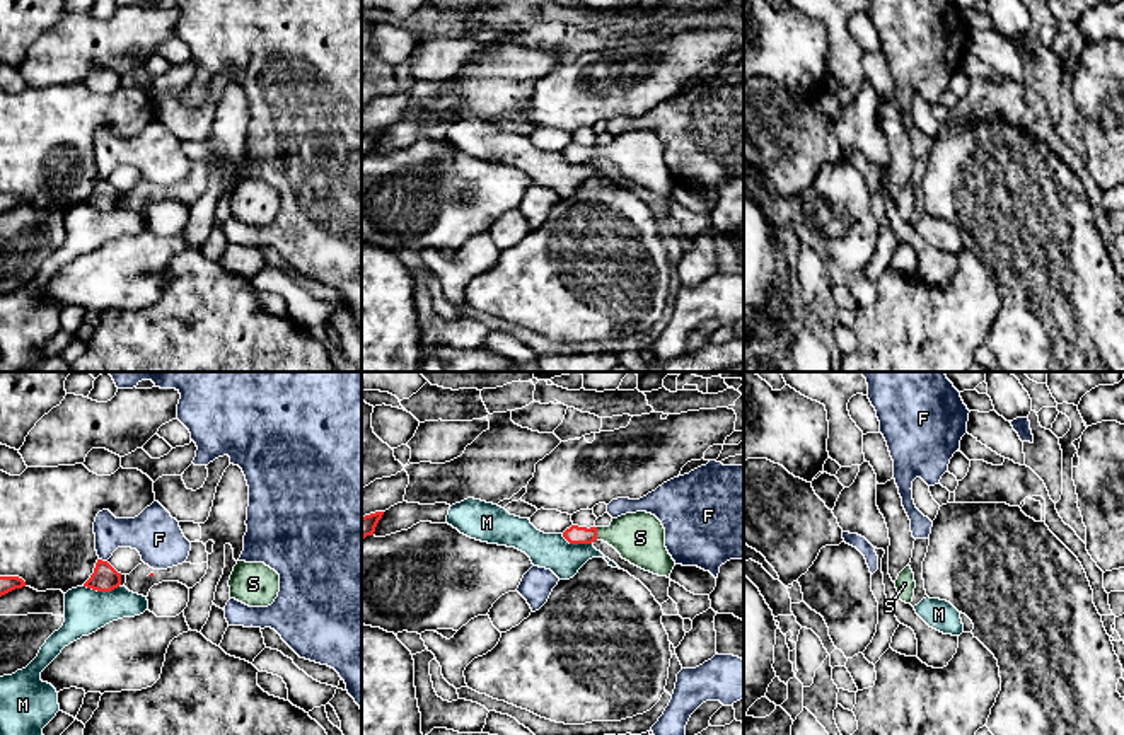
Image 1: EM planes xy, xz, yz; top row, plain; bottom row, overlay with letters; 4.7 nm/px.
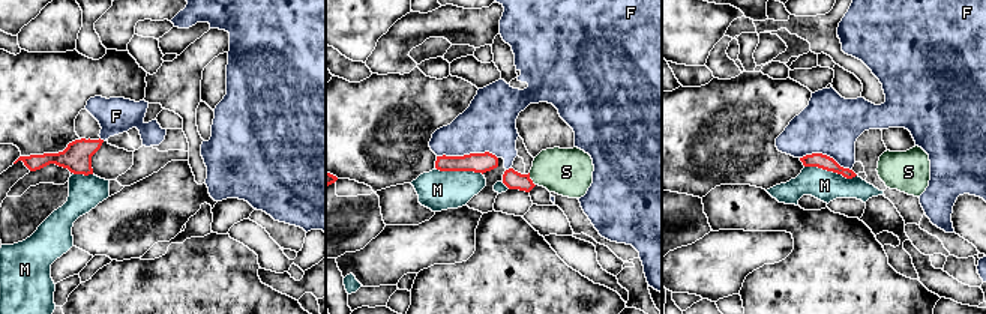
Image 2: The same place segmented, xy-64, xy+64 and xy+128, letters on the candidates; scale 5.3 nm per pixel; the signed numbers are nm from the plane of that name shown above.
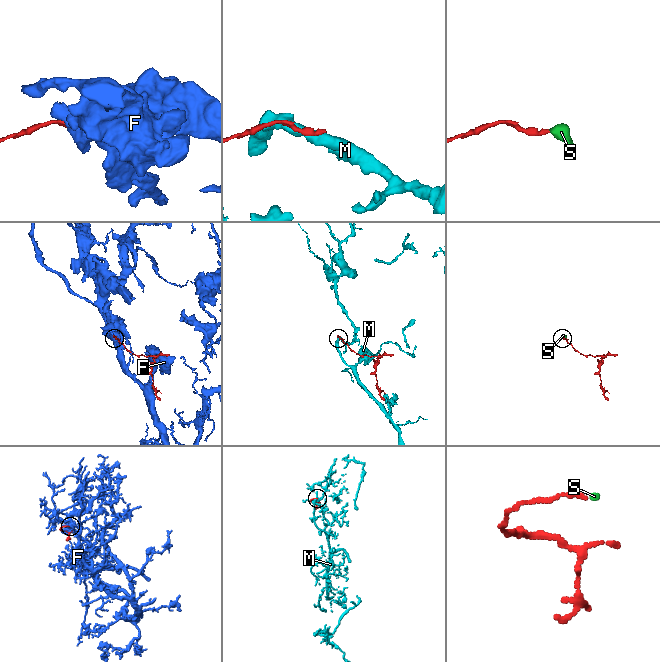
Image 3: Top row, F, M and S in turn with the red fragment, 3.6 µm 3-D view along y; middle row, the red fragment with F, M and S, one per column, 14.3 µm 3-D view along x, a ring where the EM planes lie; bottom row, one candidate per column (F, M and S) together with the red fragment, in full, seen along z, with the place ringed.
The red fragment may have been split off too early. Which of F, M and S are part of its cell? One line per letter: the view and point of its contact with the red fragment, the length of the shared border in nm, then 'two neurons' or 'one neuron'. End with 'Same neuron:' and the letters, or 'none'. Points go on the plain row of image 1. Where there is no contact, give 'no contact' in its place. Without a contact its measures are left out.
F: meets red in xy at (101, 178); contact 40 nm long; two neurons
M: meets red in xy at (101, 208); contact 170 nm long; two neurons
S: meets red in xz at (596, 152); contact 60 nm long; one neuron
Same neuron: S

